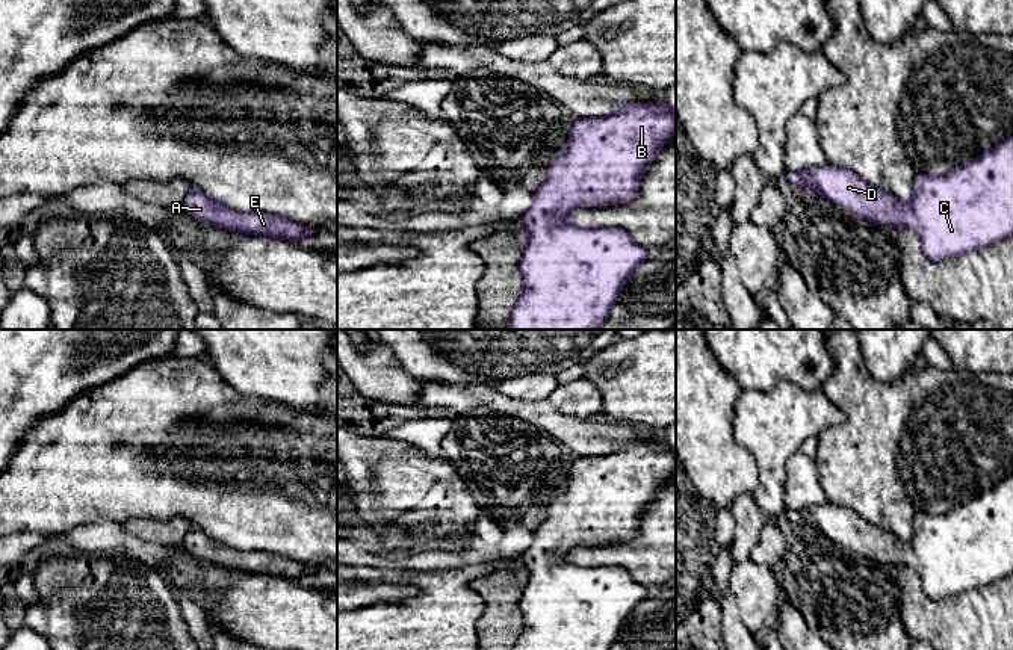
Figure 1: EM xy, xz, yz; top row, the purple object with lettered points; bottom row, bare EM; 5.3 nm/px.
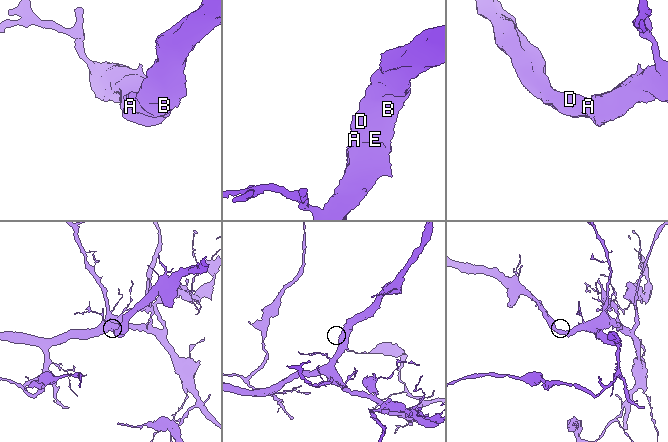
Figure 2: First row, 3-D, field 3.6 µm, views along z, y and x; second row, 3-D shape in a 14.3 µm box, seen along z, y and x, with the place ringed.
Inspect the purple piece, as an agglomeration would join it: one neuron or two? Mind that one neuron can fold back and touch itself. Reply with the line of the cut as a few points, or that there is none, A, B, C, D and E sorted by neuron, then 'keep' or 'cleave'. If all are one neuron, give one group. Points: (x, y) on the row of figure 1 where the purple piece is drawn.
cut none; groups A B C D E; keep

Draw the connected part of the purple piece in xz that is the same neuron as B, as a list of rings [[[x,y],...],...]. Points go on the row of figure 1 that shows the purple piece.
[[[665,100],[632,103],[614,113],[578,118],[572,122],[567,148],[546,166],[547,177],[532,193],[532,206],[522,216],[528,230],[528,243],[519,263],[523,289],[510,313],[510,330],[597,330],[609,317],[624,281],[650,257],[650,251],[620,227],[584,228],[565,218],[579,206],[602,207],[632,201],[640,192],[641,177],[674,133],[676,110]]]

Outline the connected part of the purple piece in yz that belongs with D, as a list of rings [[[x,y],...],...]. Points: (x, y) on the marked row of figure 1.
[[[1013,135],[986,151],[978,159],[953,169],[946,175],[921,172],[913,183],[910,203],[903,204],[850,169],[826,165],[803,172],[785,171],[786,184],[798,189],[813,189],[822,198],[838,204],[881,227],[913,230],[924,254],[931,262],[959,257],[1013,234]]]

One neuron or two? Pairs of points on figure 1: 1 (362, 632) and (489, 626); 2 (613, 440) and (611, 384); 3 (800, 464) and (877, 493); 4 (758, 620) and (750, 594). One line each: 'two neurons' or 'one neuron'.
1: two neurons
2: two neurons
3: two neurons
4: one neuron

